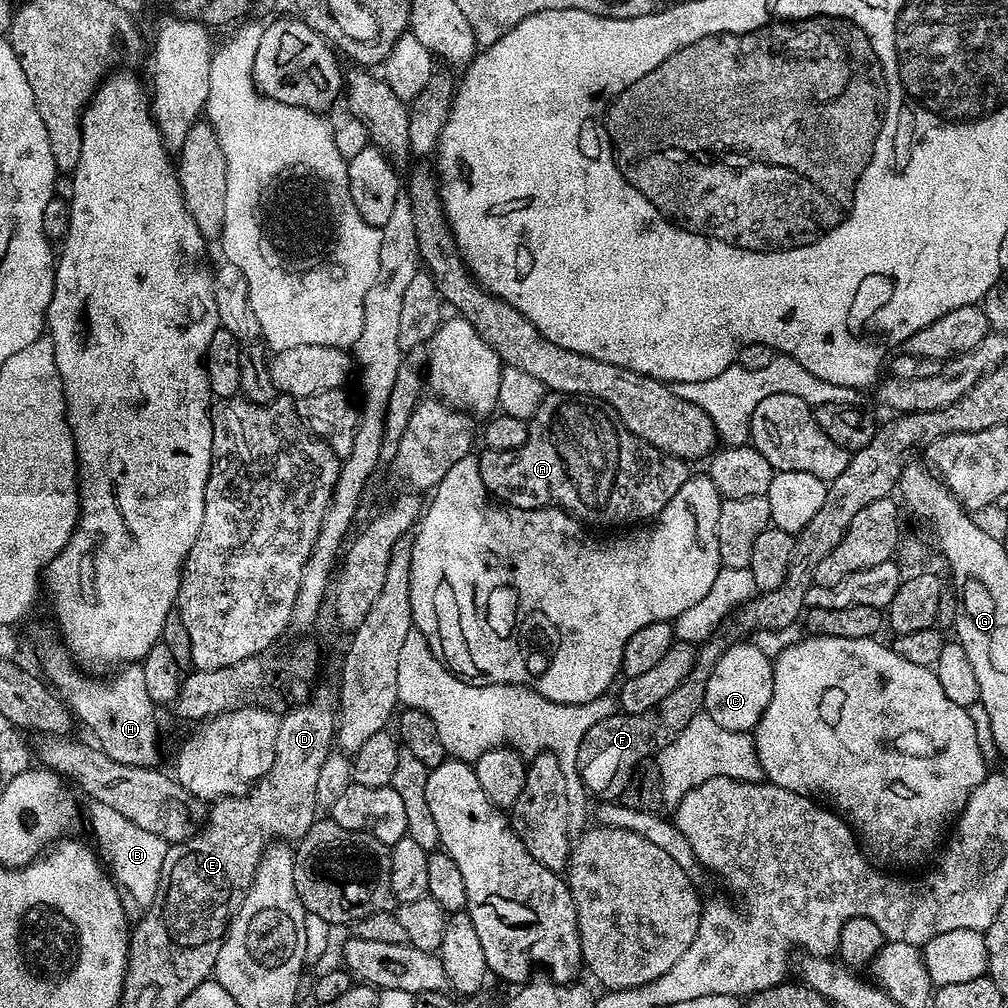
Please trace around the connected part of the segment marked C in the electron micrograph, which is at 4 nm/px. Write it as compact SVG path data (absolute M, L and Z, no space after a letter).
M755 642L729 643L706 682L703 715L714 718L714 722L726 730L752 732L770 702L770 694L774 692L773 663L773 657L767 656Z

